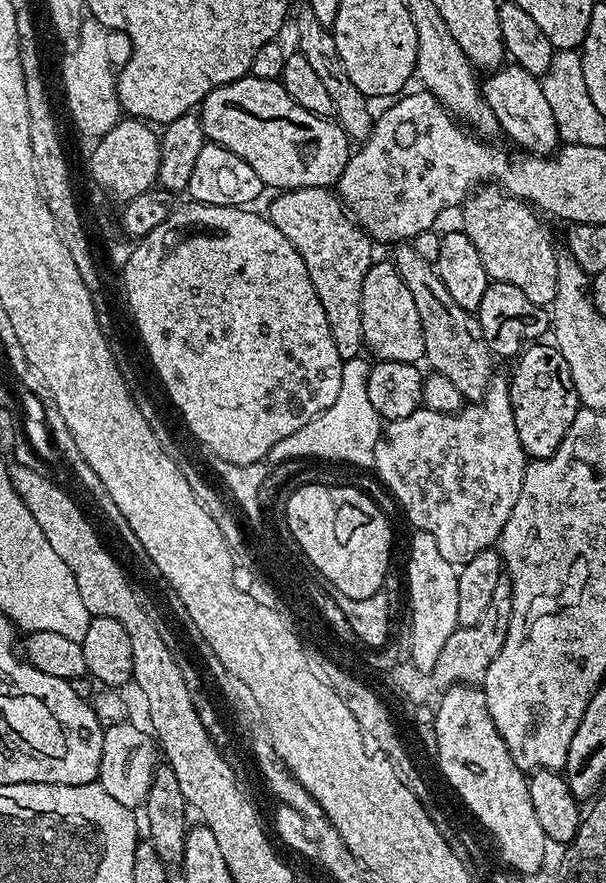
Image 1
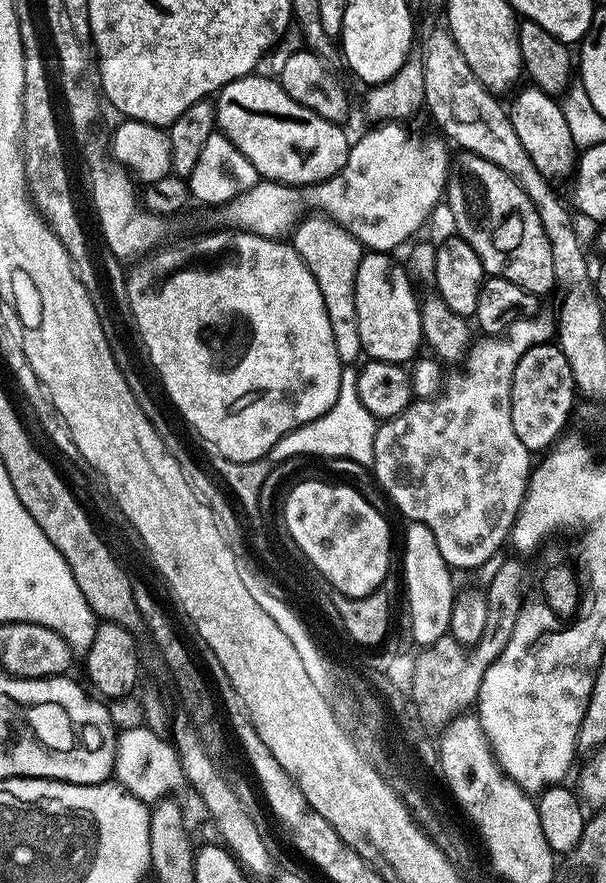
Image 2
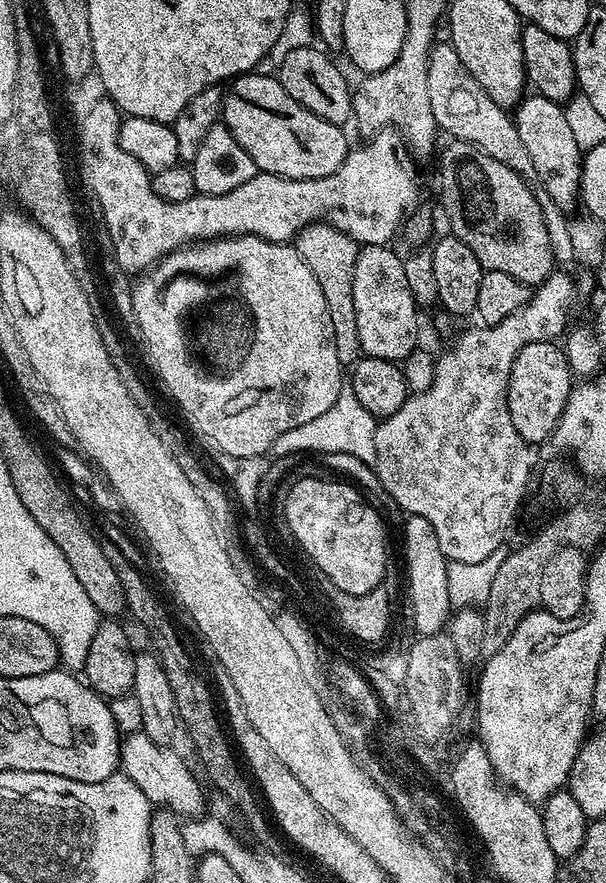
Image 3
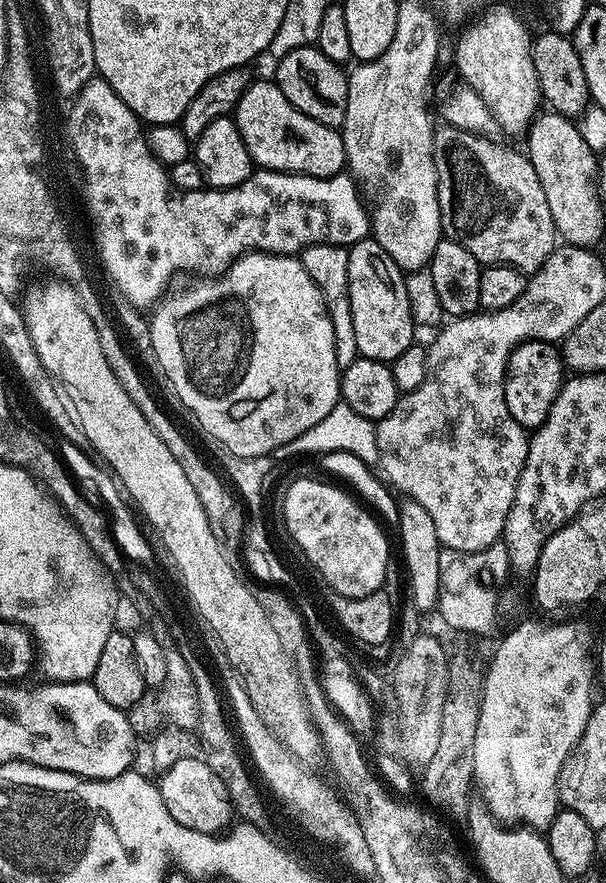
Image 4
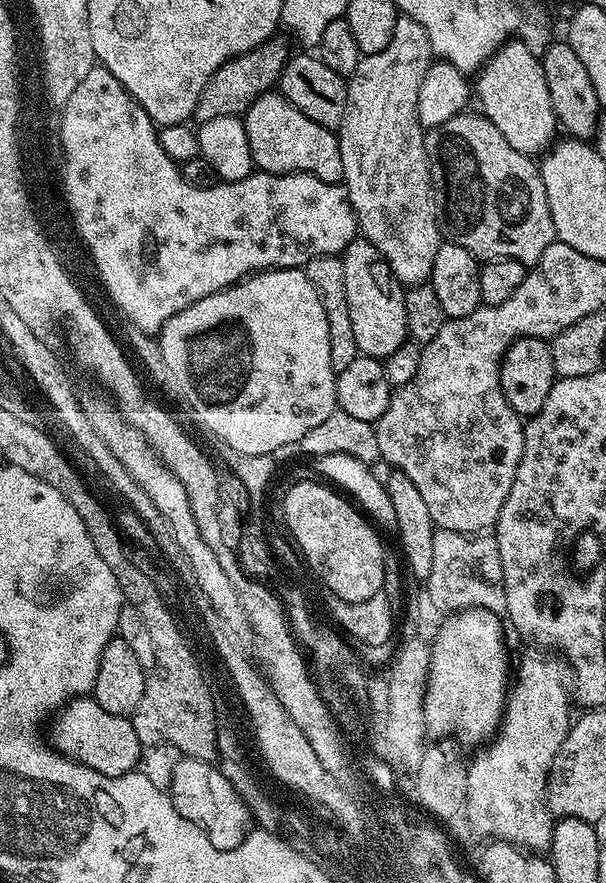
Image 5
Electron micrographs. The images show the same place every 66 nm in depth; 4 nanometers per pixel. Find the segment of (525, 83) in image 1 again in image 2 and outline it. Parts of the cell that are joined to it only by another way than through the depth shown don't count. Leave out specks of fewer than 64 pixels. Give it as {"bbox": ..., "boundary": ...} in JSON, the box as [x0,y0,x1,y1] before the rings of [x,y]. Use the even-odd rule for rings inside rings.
{"bbox":[507,86,578,178],"boundary":[[[527,86],[507,105],[508,117],[518,134],[518,142],[530,154],[530,162],[538,166],[543,176],[555,178],[566,172],[571,173],[578,159],[578,149],[574,138],[570,138],[570,129],[560,109],[560,100],[555,95],[544,92],[541,88]]]}

